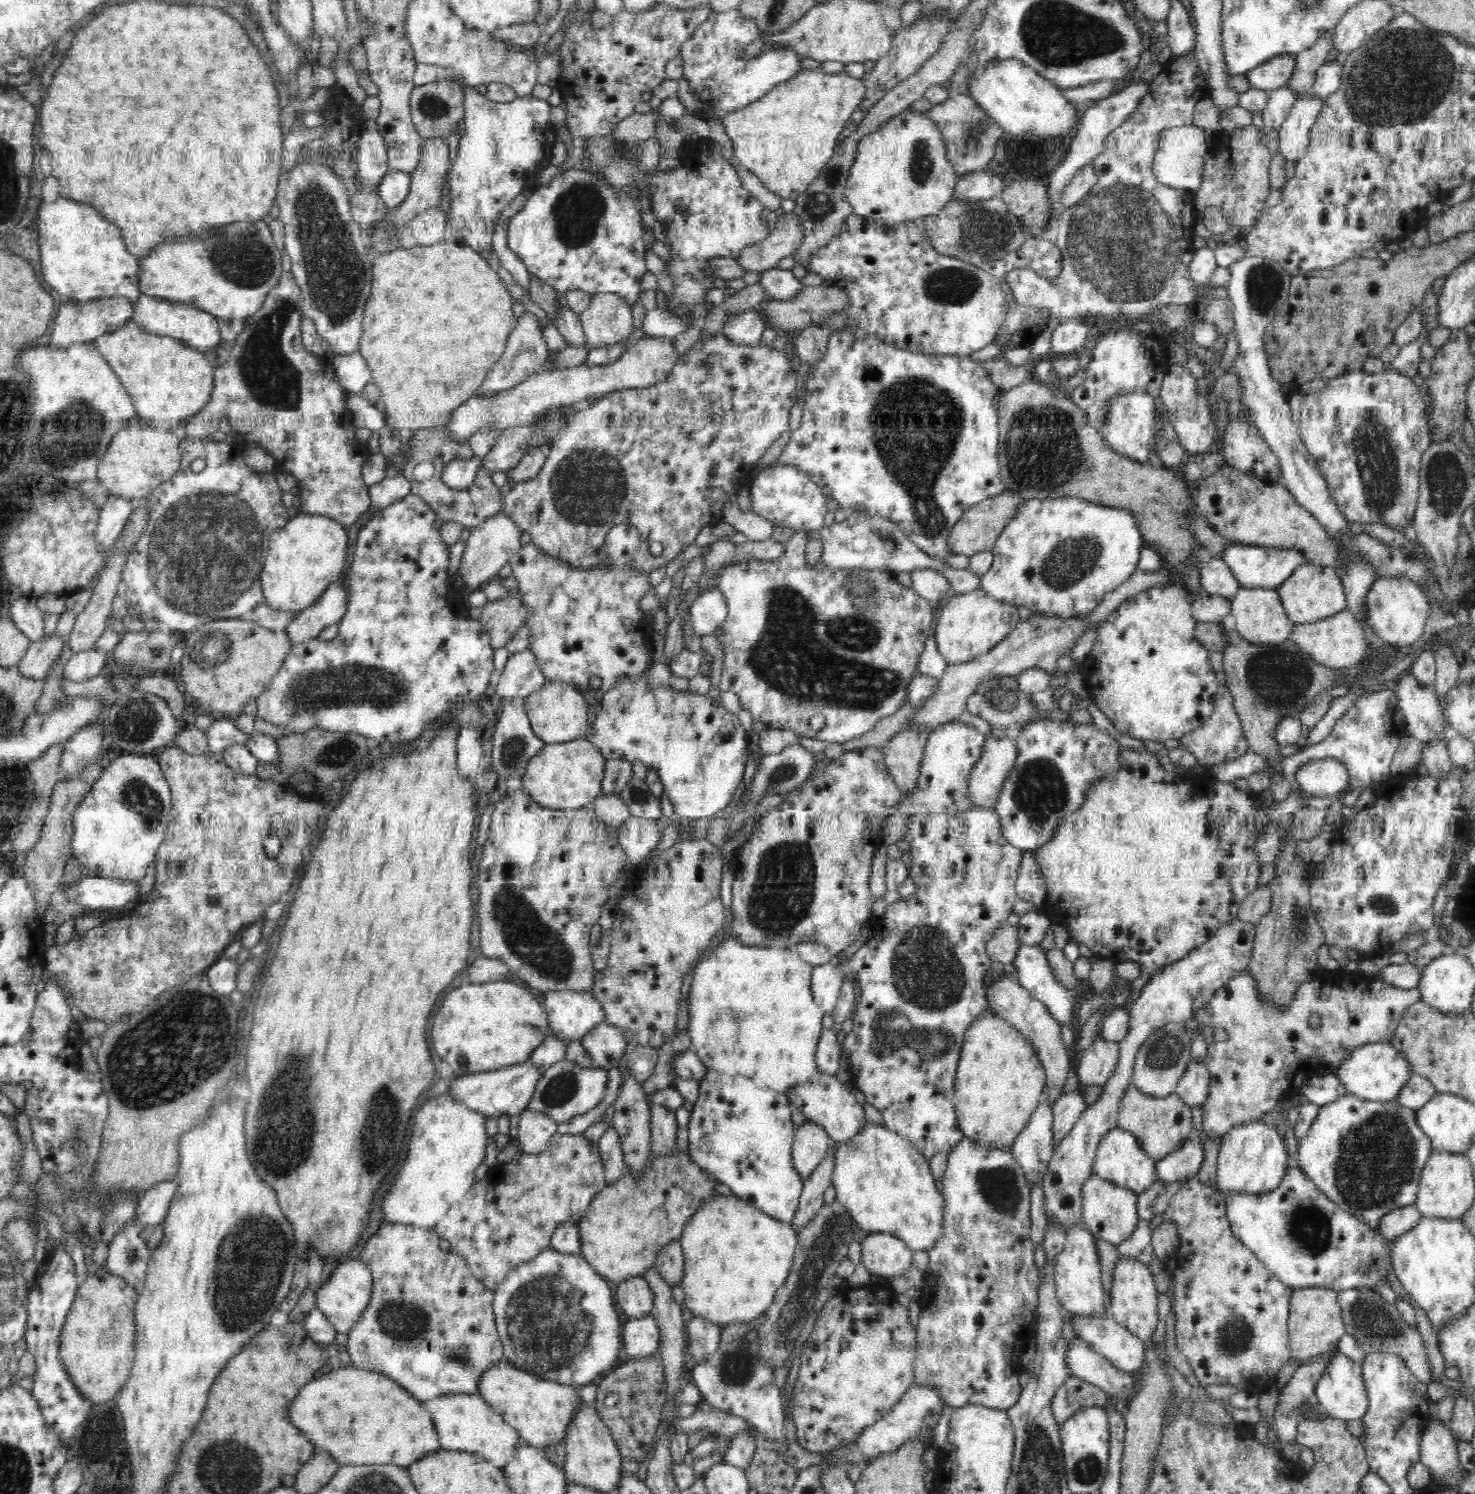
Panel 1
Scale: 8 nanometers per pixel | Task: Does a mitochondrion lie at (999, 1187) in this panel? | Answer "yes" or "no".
yes

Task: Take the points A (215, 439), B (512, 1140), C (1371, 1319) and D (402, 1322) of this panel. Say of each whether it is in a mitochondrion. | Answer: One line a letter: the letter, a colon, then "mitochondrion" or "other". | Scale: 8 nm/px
A: other
B: other
C: mitochondrion
D: mitochondrion

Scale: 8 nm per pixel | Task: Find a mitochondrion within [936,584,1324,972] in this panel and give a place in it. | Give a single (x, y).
(1279, 679)

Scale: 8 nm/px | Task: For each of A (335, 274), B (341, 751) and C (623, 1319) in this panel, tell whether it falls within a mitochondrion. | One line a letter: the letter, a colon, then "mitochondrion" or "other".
A: mitochondrion
B: mitochondrion
C: other

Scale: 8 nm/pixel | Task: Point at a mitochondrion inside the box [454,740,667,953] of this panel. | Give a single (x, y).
(637, 795)

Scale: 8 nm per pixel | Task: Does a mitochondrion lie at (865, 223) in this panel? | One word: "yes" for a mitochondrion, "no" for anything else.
no

